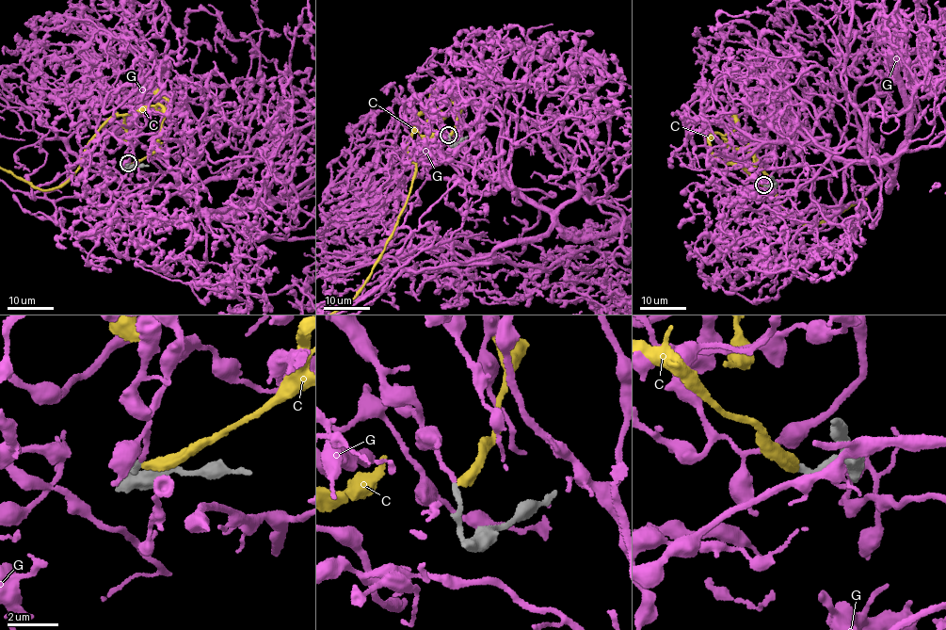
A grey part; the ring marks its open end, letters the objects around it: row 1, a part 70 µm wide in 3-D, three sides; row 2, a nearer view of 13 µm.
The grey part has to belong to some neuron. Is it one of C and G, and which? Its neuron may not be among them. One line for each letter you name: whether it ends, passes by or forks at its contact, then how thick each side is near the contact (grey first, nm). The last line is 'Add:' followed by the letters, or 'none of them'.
G: it ends; calibres 220 and 170 nm
Add: G

